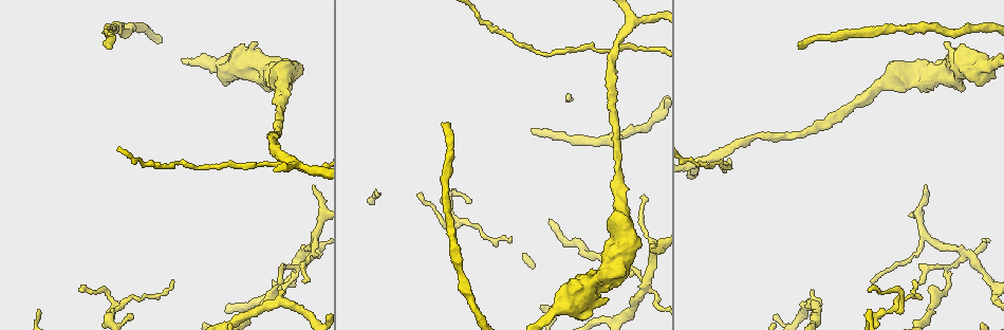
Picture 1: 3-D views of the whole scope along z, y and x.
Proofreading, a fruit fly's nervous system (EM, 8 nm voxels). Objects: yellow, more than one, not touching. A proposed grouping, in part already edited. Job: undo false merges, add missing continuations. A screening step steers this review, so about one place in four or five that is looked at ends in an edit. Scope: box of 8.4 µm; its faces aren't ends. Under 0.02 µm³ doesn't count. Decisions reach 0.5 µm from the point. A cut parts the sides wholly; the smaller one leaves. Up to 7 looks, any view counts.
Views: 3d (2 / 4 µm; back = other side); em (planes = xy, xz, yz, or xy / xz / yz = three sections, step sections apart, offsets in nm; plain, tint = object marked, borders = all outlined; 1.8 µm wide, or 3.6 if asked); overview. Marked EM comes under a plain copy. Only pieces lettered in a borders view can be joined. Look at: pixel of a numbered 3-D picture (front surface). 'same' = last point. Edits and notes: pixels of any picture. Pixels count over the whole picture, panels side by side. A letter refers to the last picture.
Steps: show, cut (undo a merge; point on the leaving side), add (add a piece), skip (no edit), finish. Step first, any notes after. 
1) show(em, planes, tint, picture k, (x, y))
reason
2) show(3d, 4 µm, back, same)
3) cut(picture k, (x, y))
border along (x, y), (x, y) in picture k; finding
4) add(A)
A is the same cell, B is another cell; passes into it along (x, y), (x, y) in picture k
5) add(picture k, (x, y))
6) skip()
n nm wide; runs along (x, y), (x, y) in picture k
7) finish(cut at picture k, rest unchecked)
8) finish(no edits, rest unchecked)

show(3d, 4 µm, back, picture 1, (274, 153))
four arms meet

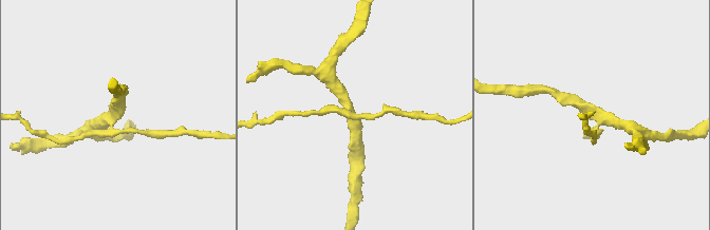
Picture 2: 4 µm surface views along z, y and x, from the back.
show(em, planes, tint, picture 2, (353, 110))
4 arms

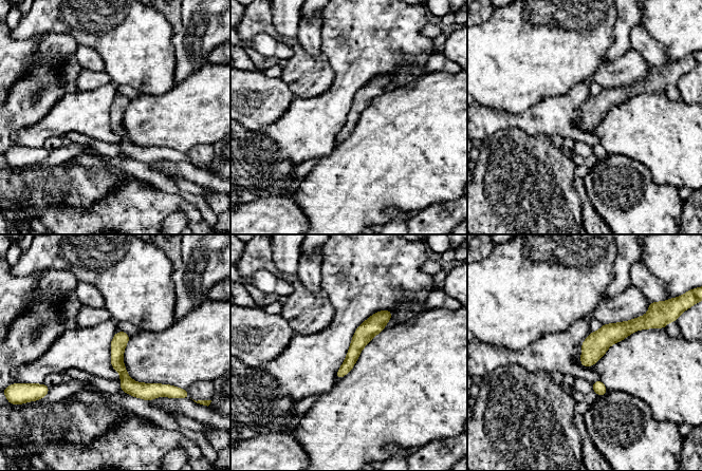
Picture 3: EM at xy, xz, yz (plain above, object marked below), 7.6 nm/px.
show(em, planes, borders, same)

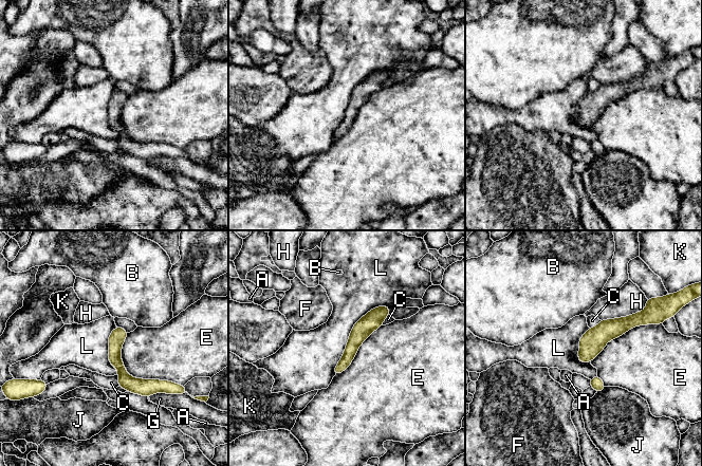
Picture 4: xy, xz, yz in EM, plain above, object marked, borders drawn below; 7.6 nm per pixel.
cut(picture 4, (143, 387))
A, B, C, E, F, G, H, J, K and L are other cells; the part that leaves runs along (121, 374), (135, 386), (163, 383) in picture 4; two neurons meet here

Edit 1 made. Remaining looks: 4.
show(em, planes, borders, picture 1, (927, 90))
thick end

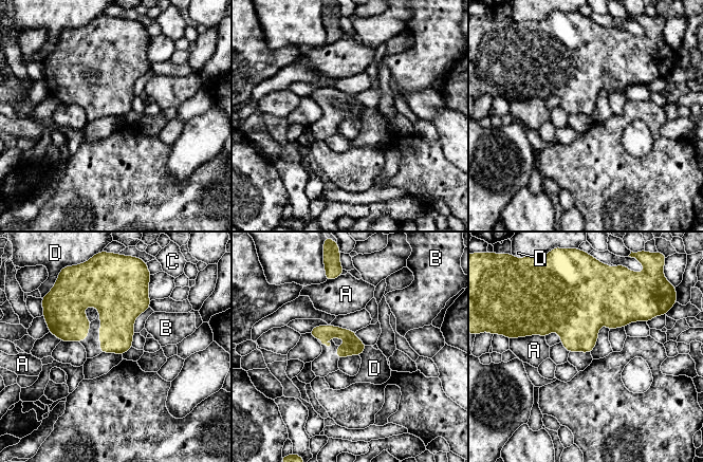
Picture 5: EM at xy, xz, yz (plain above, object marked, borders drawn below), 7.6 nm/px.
skip()
A, B, C and D are other cells; no lettered piece goes on from it

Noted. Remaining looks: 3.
show(3d, 4 µm, picture 1, (643, 292))
four or more arms meet

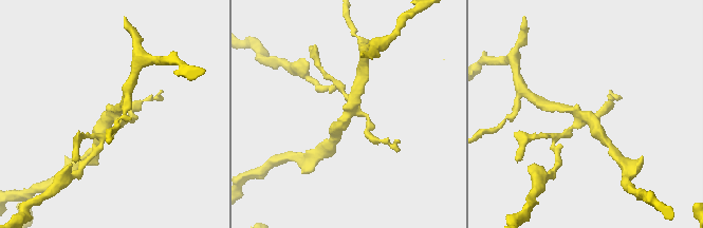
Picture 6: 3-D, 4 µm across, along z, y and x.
show(em, 3.6 µm, yz, step 8, borders, picture 6, (347, 114))
4 arms; now the EM

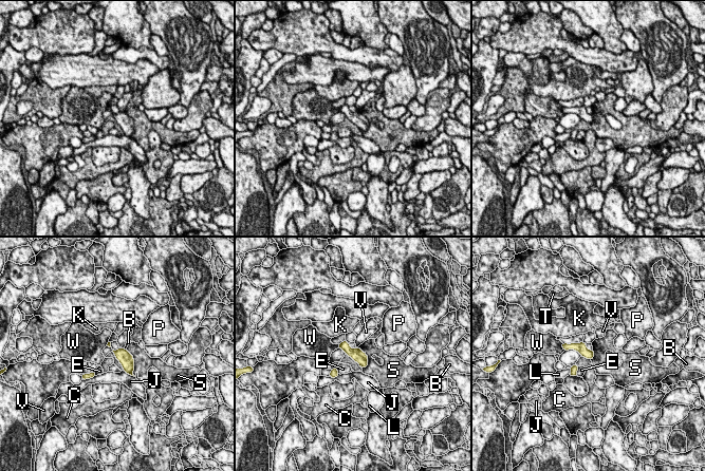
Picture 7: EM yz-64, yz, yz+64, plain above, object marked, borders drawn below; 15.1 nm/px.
show(em, 3.6 µm, planes, borders, same)

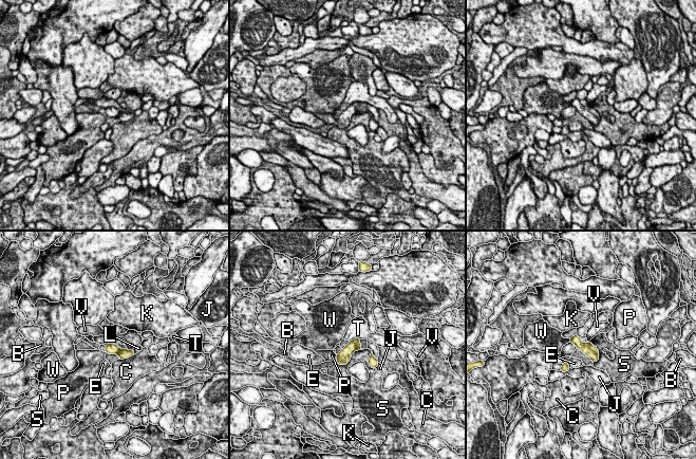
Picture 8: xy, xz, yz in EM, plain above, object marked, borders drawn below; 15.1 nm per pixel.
cut(picture 8, (344, 355))
160 nm wide; B, C, E, J, K, L, P, S, T, V and W are other cells; border along (353, 340), (357, 349) in picture 8; two neurons meet here

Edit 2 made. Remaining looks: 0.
finish(cut at picture 4, cut at picture 8, rest unchecked)

